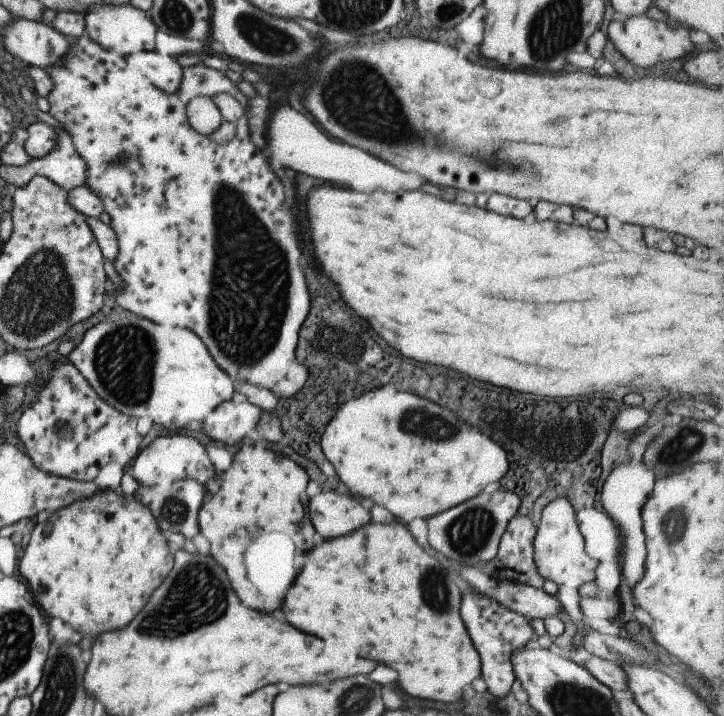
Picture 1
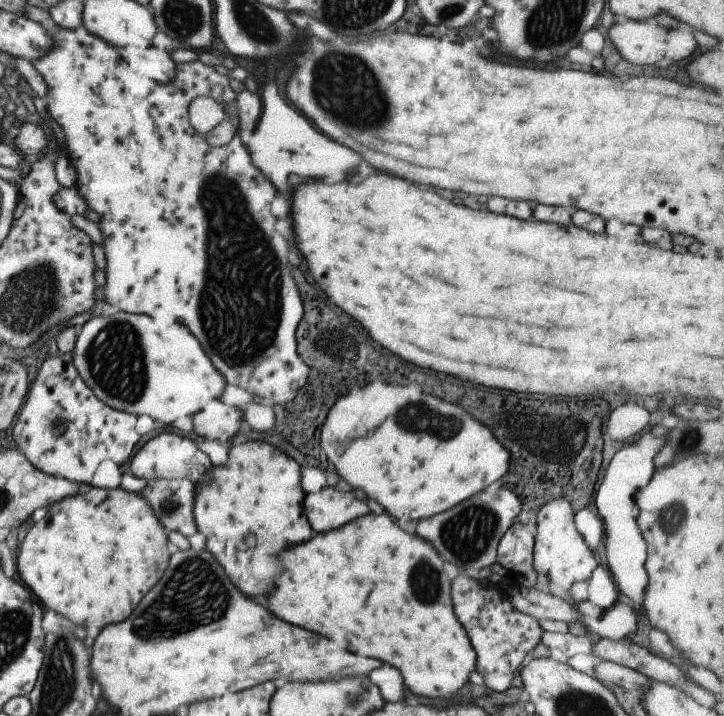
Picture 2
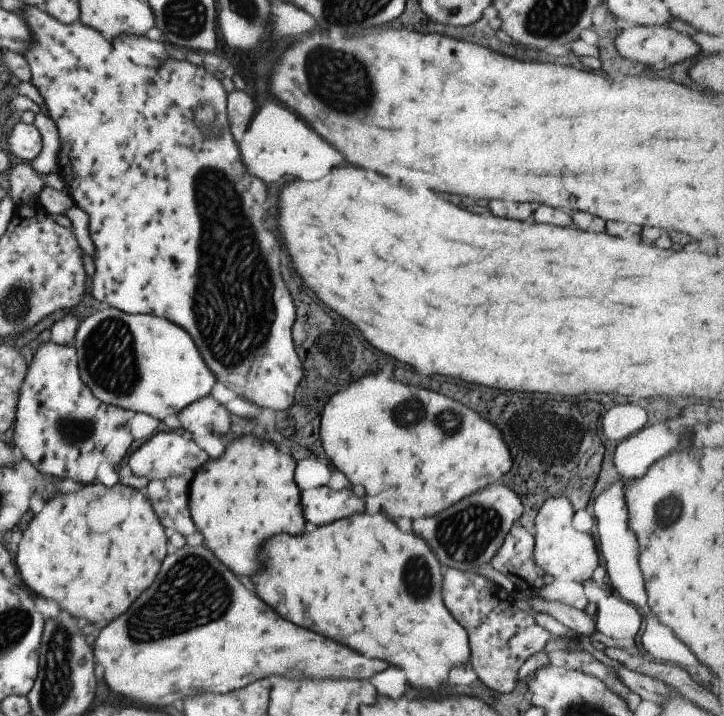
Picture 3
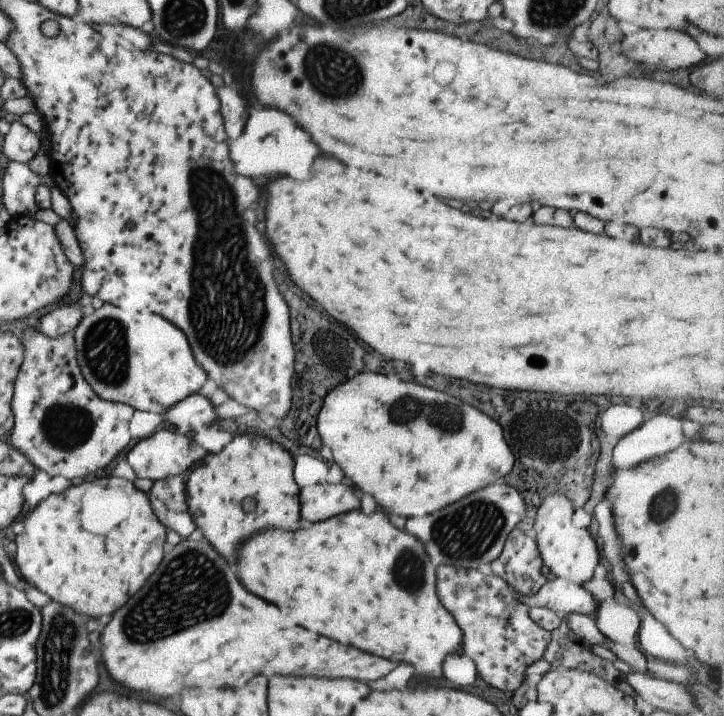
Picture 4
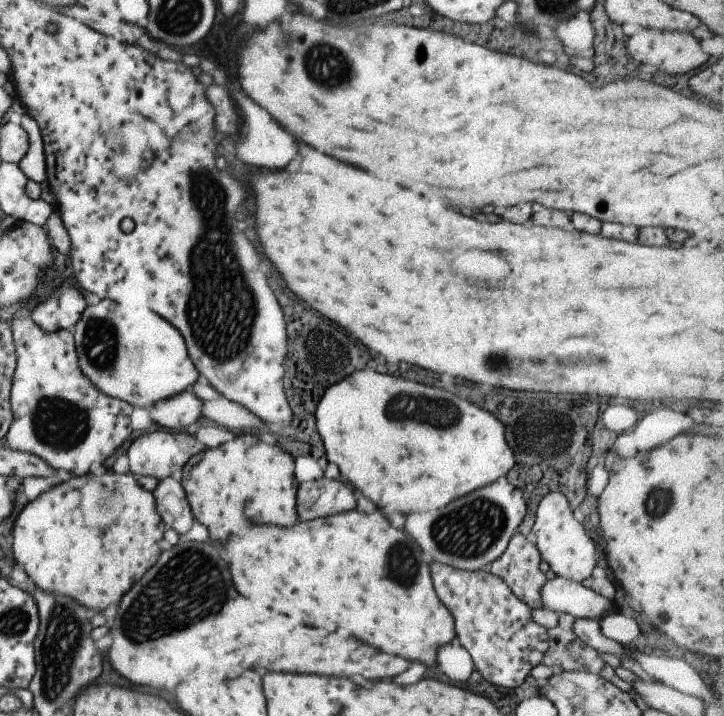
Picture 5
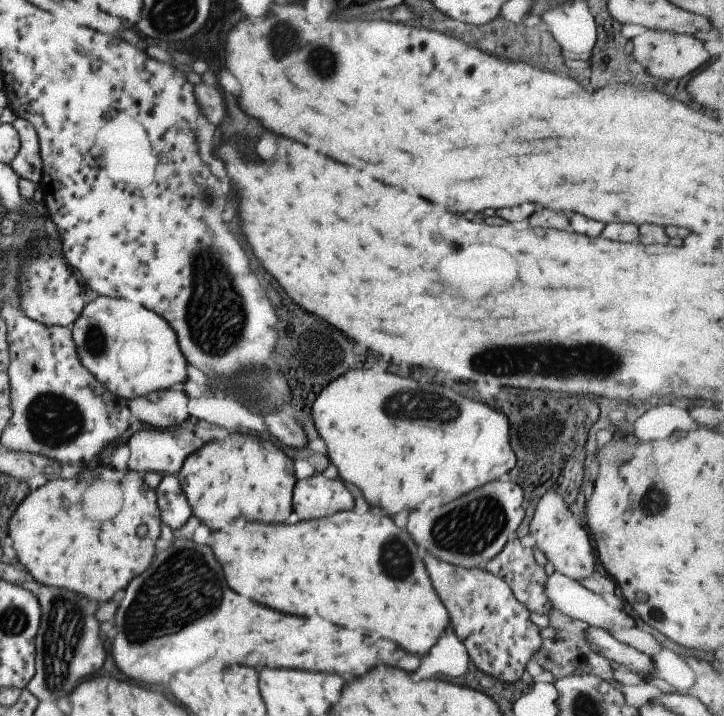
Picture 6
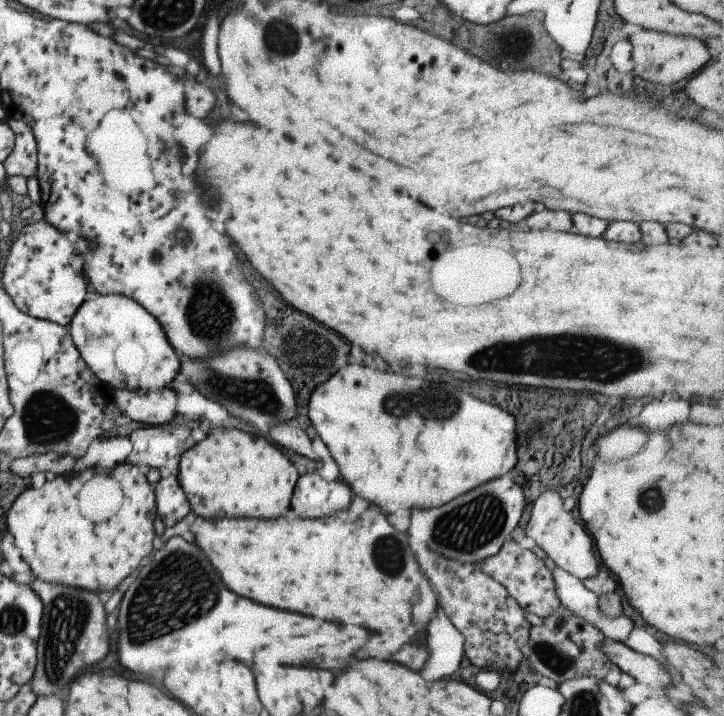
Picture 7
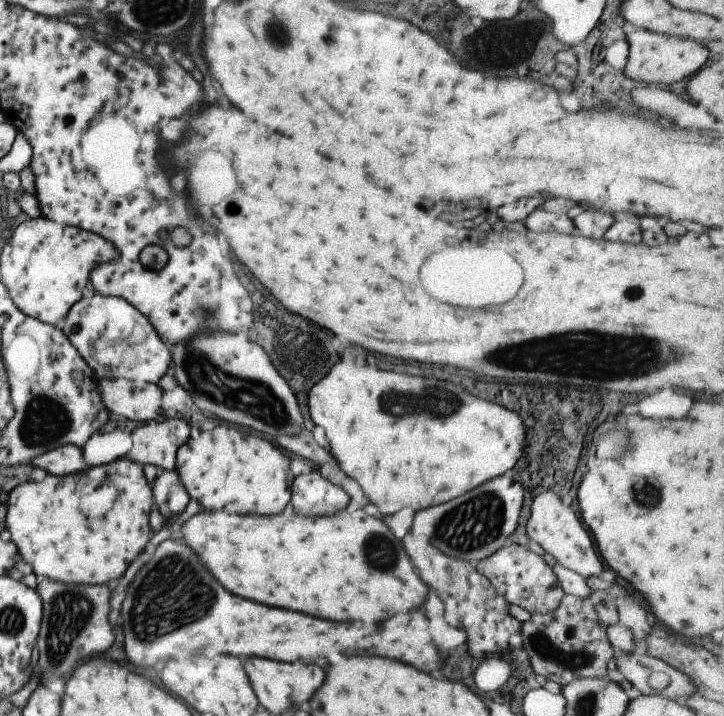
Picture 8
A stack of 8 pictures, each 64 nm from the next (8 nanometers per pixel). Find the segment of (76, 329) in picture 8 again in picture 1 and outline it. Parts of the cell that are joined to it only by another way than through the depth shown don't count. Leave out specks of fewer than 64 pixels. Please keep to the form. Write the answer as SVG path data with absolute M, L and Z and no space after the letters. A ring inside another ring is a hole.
M130 311L124 312L124 318L107 316L105 321L90 327L67 358L92 386L92 390L112 408L137 419L152 418L154 424L170 429L188 426L190 422L202 423L216 406L232 400L234 396L234 382L214 362L205 342L196 334L183 326L156 323Z

